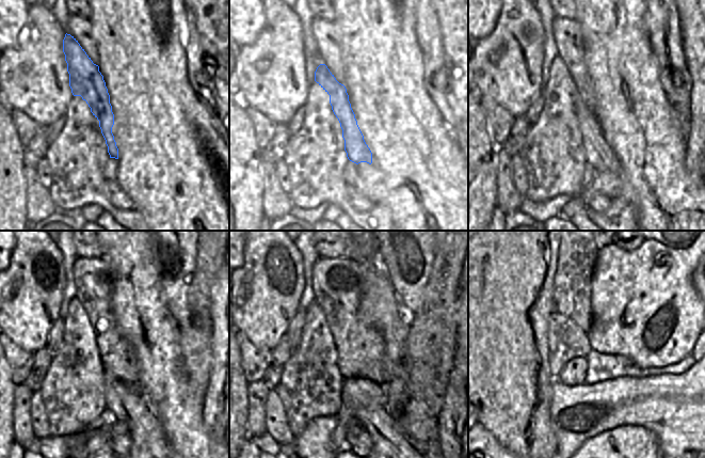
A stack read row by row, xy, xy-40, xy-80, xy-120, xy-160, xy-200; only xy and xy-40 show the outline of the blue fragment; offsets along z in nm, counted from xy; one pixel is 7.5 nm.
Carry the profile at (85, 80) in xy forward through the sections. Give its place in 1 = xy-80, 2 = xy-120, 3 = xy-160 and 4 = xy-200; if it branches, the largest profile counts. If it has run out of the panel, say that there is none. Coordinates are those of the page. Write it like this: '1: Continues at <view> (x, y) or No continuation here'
1: Continues at xy-80 (598, 155)
2: Continues at xy-120 (127, 403)
3: Continues at xy-160 (375, 420)
4: Continues at xy-200 (618, 425)

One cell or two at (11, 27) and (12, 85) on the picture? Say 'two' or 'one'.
two

